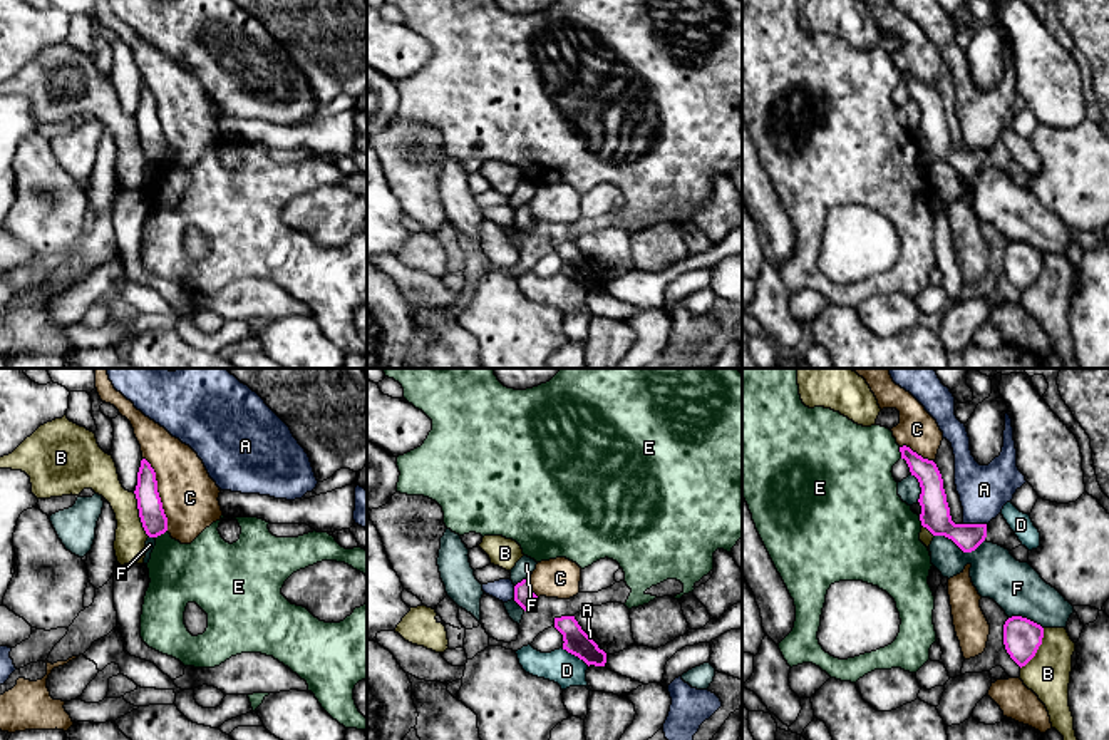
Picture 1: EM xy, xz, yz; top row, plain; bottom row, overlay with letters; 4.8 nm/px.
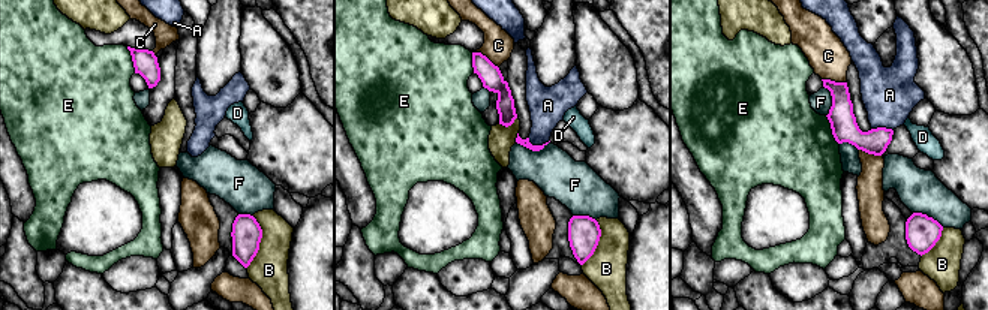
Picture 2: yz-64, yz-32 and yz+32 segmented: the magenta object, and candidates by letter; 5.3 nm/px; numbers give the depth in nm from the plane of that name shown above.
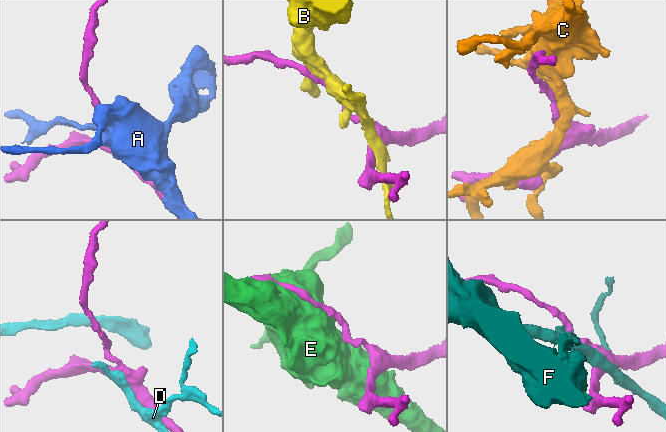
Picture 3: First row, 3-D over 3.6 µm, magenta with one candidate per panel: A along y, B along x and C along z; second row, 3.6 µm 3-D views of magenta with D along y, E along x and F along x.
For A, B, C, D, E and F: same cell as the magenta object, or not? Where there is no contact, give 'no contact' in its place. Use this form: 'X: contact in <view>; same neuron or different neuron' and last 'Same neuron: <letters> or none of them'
A: contact in yz; different neuron
B: contact in xy; different neuron
C: contact in xy; different neuron
D: contact in xz; different neuron
E: contact in xy; different neuron
F: contact in yz; different neuron
Same neuron: none of them

